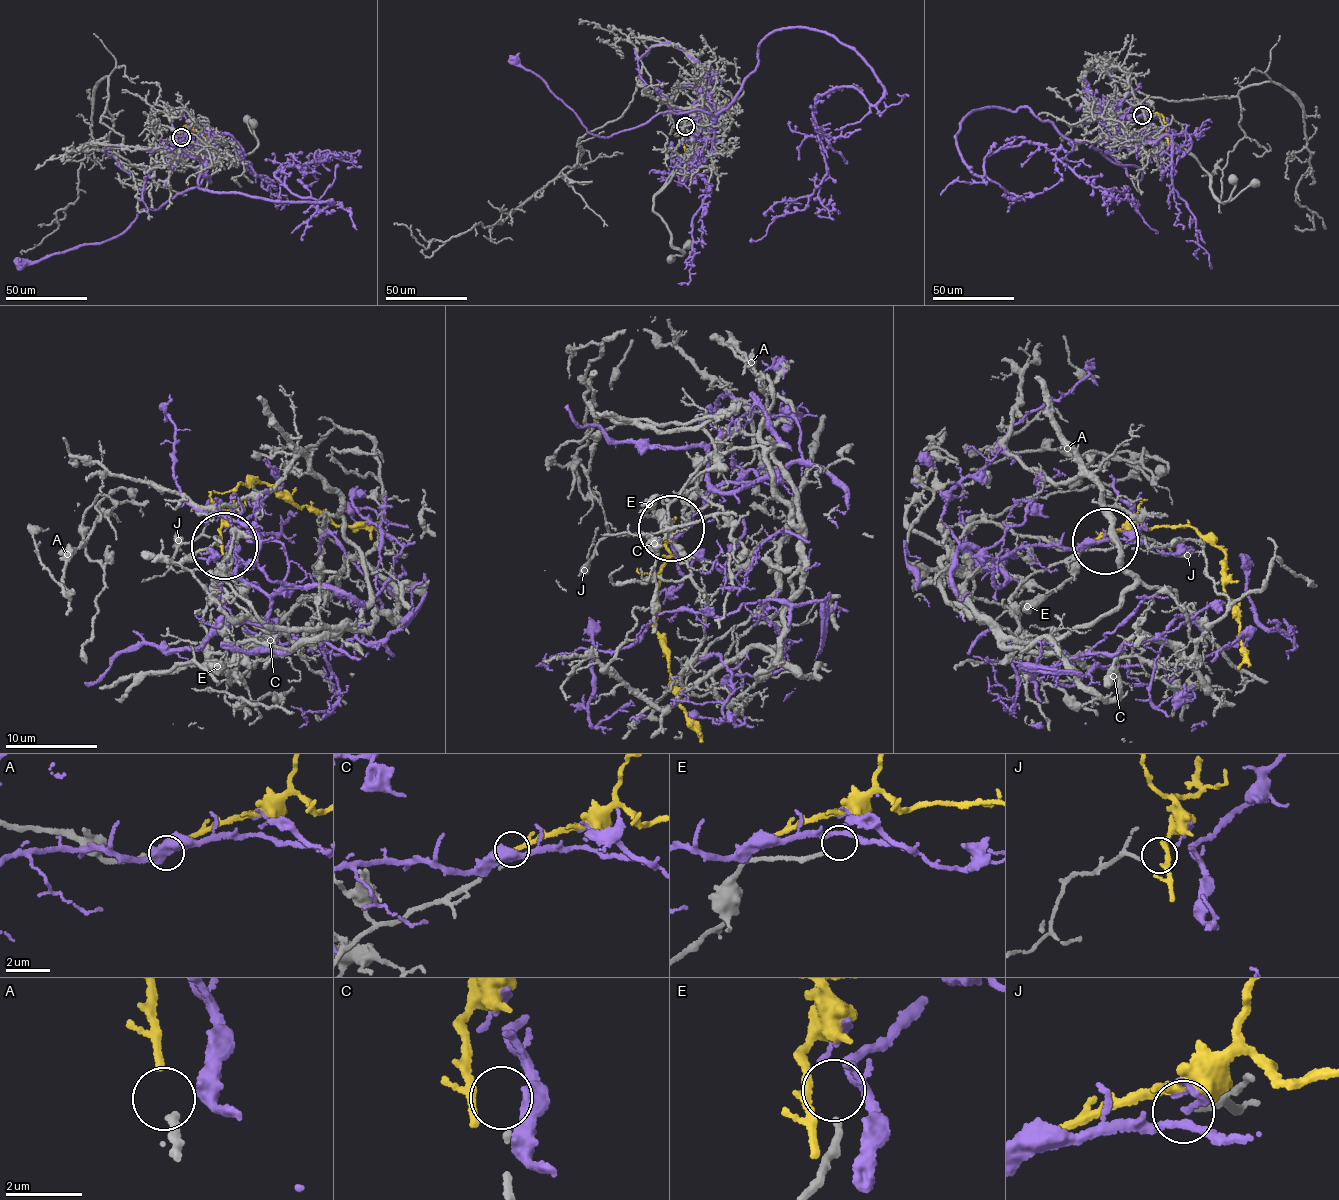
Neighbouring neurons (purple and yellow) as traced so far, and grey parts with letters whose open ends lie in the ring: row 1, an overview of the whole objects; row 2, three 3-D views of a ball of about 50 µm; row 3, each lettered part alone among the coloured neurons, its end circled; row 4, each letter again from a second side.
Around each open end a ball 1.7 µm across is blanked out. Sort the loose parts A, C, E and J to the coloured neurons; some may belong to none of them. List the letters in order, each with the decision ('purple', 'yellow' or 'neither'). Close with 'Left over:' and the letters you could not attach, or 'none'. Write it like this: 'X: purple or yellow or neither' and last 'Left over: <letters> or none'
A: yellow
C: neither
E: neither
J: purple
Left over: C, E

